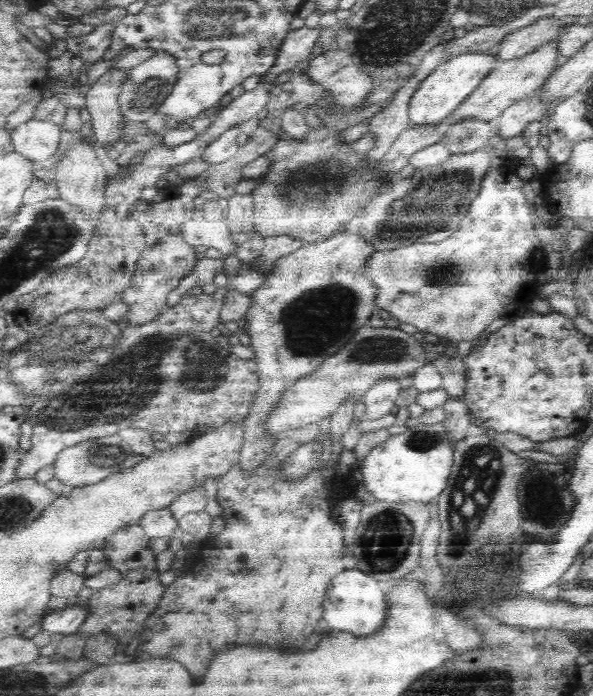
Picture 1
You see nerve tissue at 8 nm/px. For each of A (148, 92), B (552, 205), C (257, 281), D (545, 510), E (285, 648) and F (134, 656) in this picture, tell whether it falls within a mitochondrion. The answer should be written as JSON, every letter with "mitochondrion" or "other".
{"A":"mitochondrion","B":"other","C":"other","D":"mitochondrion","E":"other","F":"other"}

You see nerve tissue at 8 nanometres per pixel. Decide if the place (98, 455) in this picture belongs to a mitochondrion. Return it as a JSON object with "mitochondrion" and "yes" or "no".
{"mitochondrion":"yes"}

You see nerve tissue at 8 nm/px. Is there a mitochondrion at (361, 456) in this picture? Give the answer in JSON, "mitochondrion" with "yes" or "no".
{"mitochondrion":"no"}

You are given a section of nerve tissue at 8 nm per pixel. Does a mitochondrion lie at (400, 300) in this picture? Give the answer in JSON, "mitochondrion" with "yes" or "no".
{"mitochondrion":"no"}

